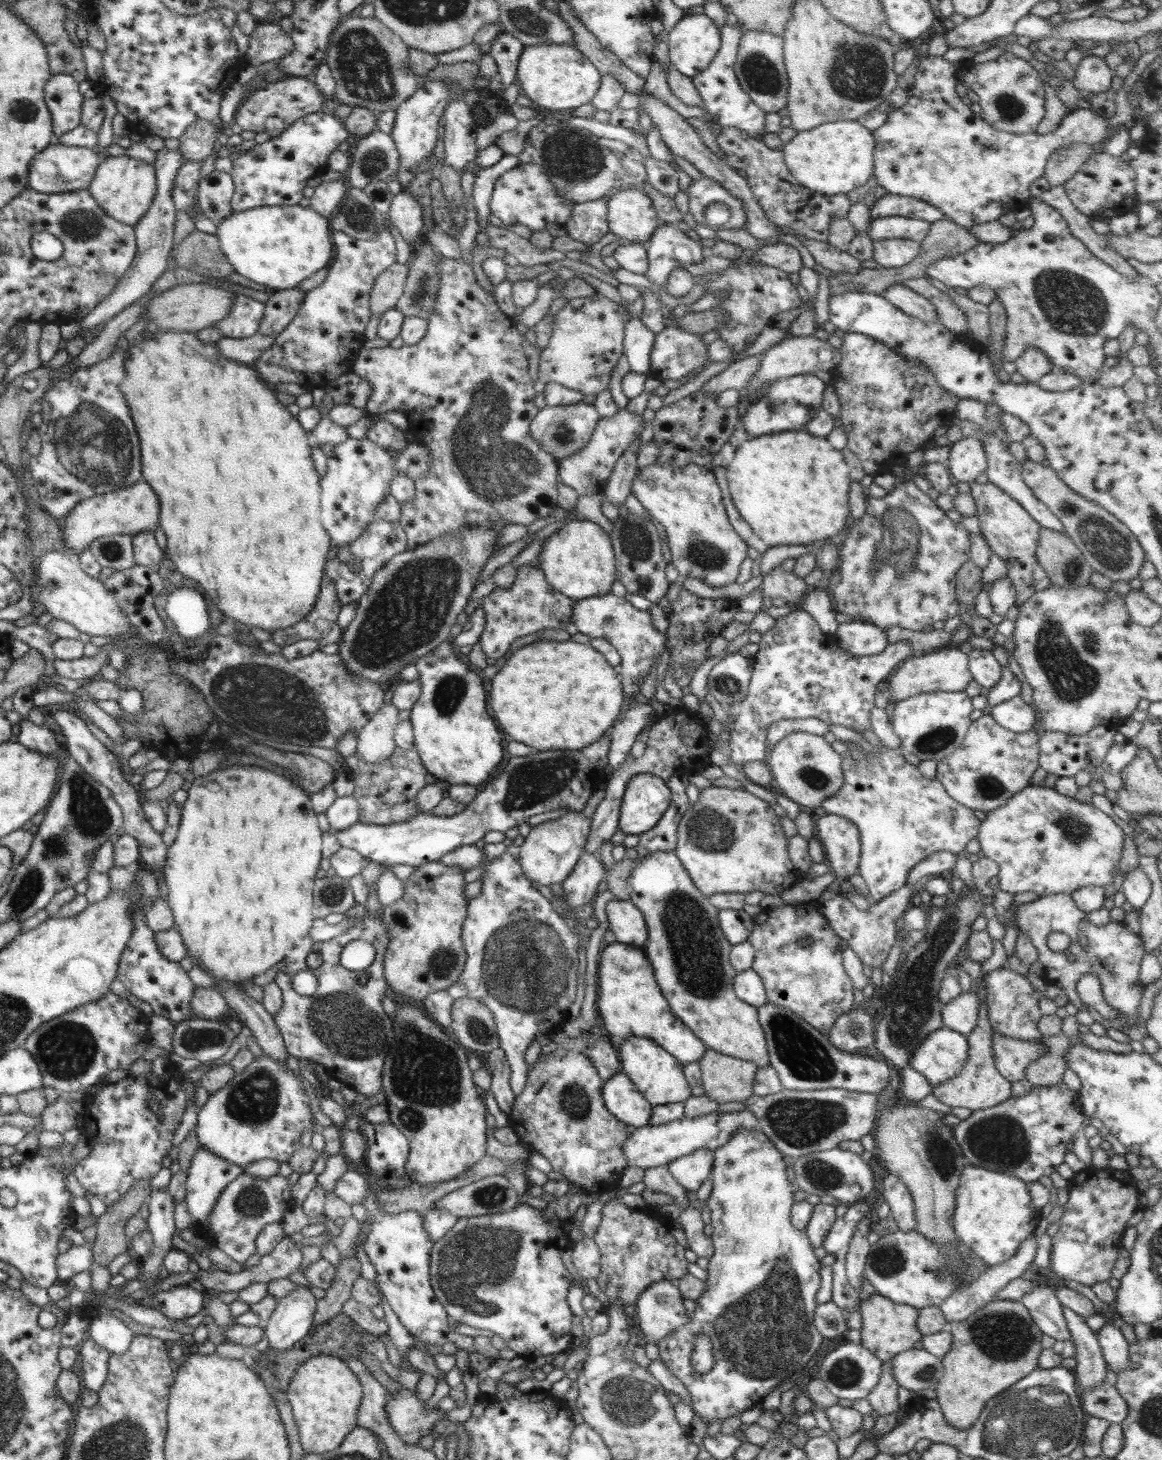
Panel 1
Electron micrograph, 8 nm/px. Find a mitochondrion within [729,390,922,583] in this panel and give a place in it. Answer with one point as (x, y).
(774, 406)

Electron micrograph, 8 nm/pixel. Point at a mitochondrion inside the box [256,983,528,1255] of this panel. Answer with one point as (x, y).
(425, 1073)

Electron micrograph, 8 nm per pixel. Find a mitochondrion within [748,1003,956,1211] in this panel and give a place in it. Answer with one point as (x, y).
(797, 1123)

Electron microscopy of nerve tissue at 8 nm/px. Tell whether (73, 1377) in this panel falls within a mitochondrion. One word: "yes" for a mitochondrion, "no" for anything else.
no

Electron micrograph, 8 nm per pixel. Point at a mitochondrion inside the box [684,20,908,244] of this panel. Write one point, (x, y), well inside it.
(858, 72)

